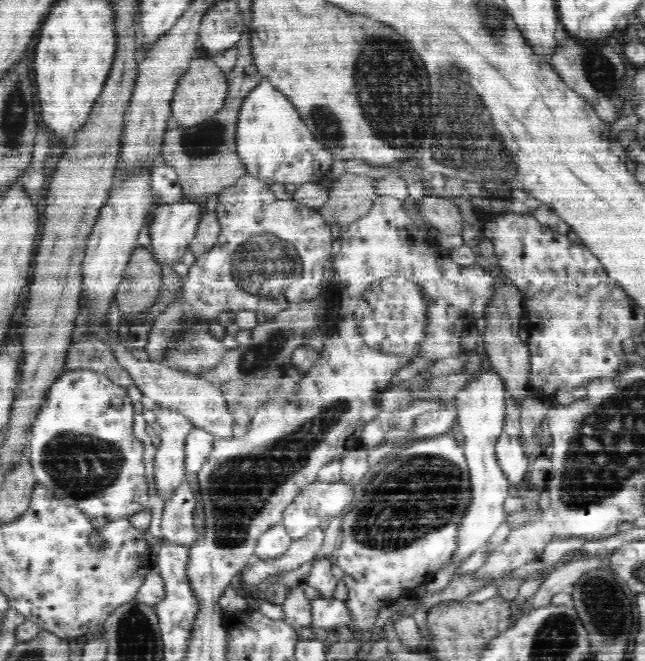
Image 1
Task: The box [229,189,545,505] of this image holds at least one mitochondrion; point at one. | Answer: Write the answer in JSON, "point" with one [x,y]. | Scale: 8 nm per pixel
{"point":[254,358]}

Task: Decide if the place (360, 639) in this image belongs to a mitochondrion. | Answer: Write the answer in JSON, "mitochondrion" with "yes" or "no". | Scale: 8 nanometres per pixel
{"mitochondrion":"no"}

